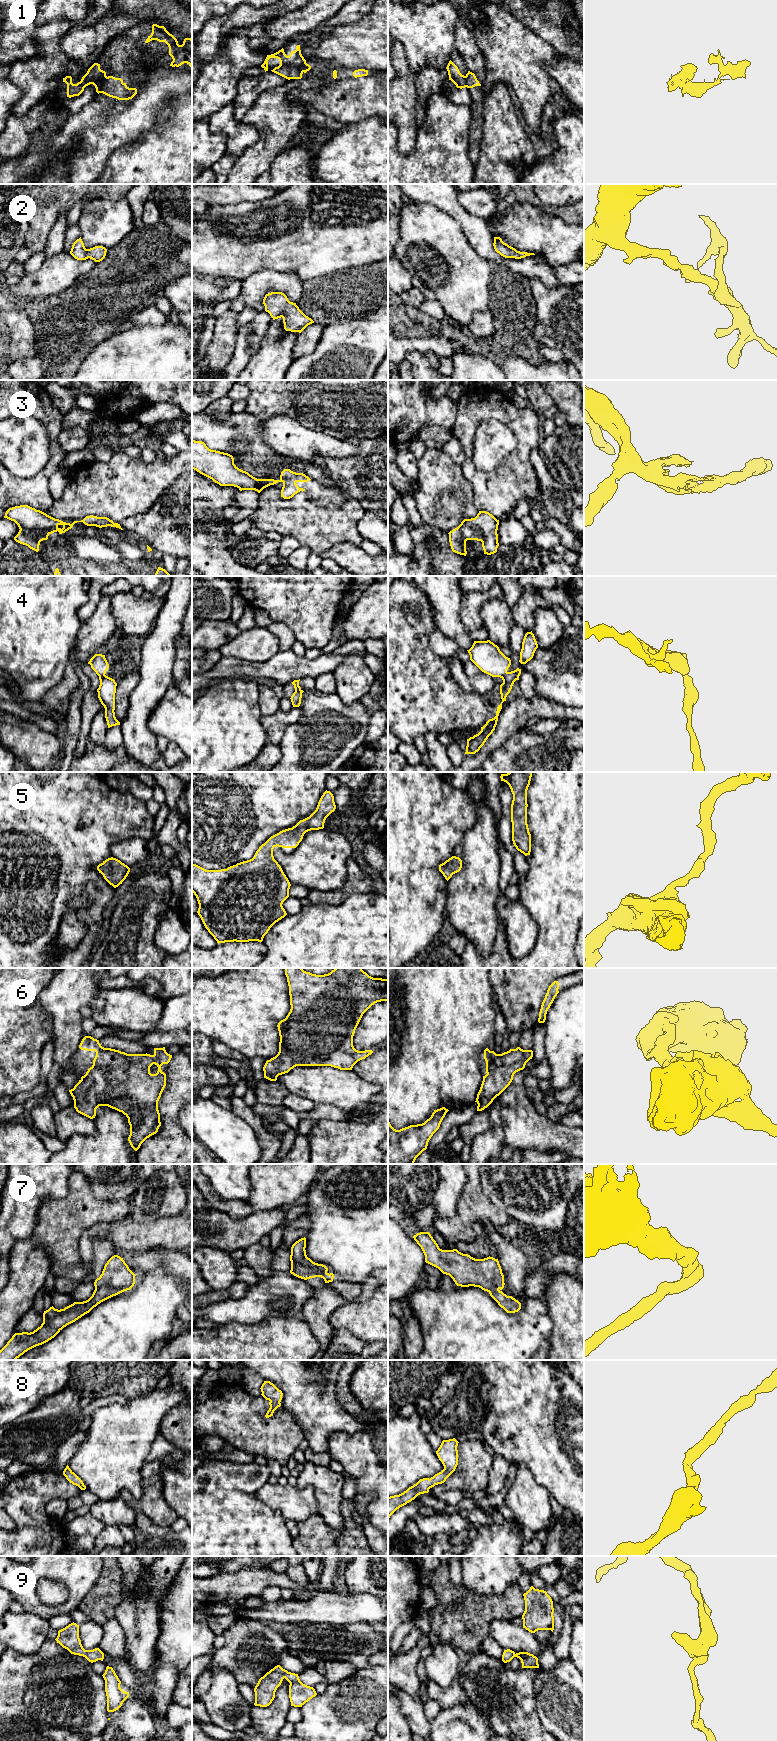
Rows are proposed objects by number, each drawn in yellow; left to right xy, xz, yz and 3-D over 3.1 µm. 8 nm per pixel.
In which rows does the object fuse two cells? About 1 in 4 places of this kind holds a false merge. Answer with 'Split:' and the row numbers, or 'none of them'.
Split: 1, 4, 7

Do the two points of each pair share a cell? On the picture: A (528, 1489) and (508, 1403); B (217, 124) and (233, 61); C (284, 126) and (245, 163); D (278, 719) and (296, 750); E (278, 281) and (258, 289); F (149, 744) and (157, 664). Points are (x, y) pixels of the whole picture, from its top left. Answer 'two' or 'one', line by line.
A: two
B: one
C: one
D: two
E: one
F: one

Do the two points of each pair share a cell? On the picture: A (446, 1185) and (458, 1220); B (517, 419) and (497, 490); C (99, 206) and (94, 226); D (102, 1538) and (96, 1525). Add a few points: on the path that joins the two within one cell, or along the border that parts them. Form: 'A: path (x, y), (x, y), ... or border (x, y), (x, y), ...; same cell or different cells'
A: border (463, 1190), (456, 1211), (451, 1216), (435, 1215); different cells
B: path (522, 437), (522, 452), (515, 472); same cell
C: path (99, 211), (99, 221); same cell
D: border (106, 1526), (95, 1537); different cells

